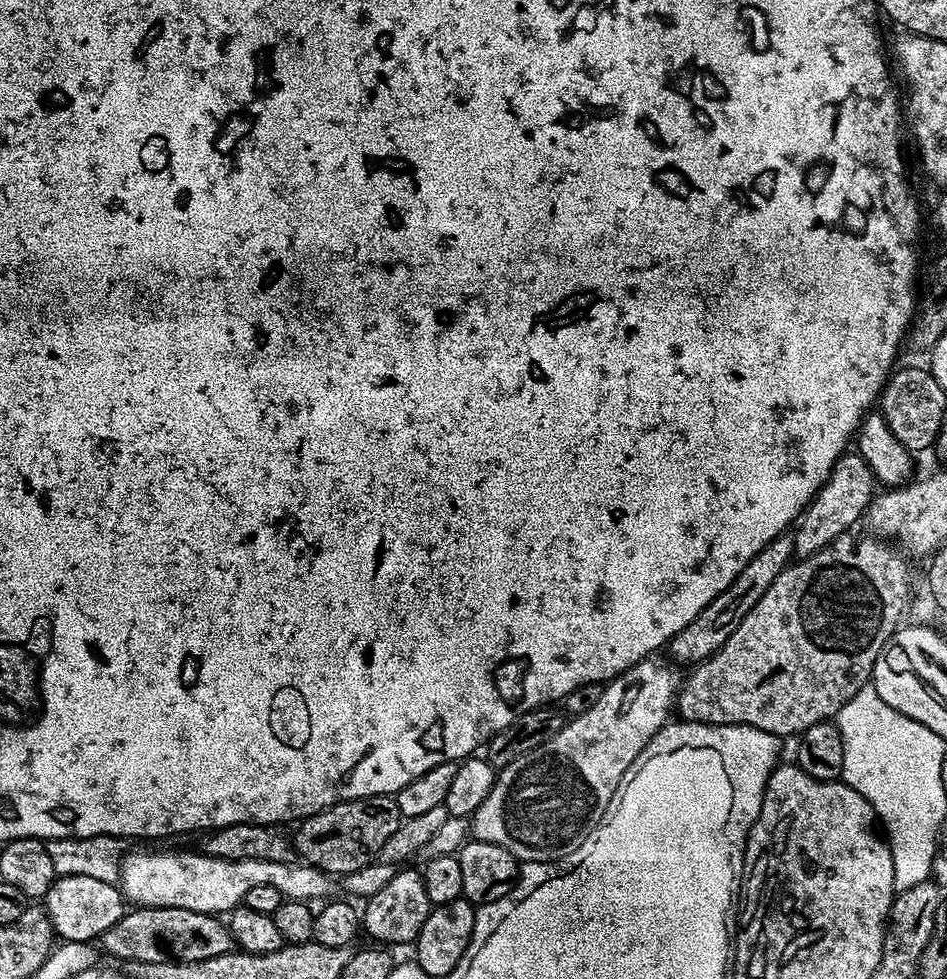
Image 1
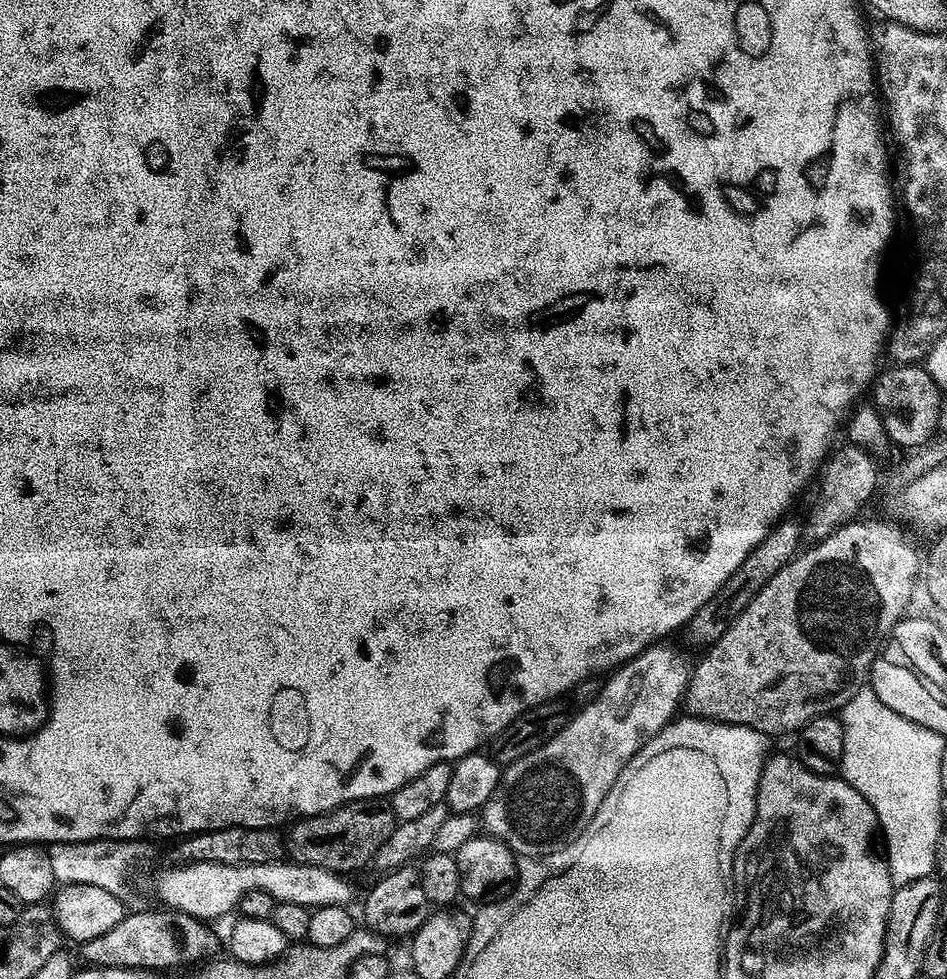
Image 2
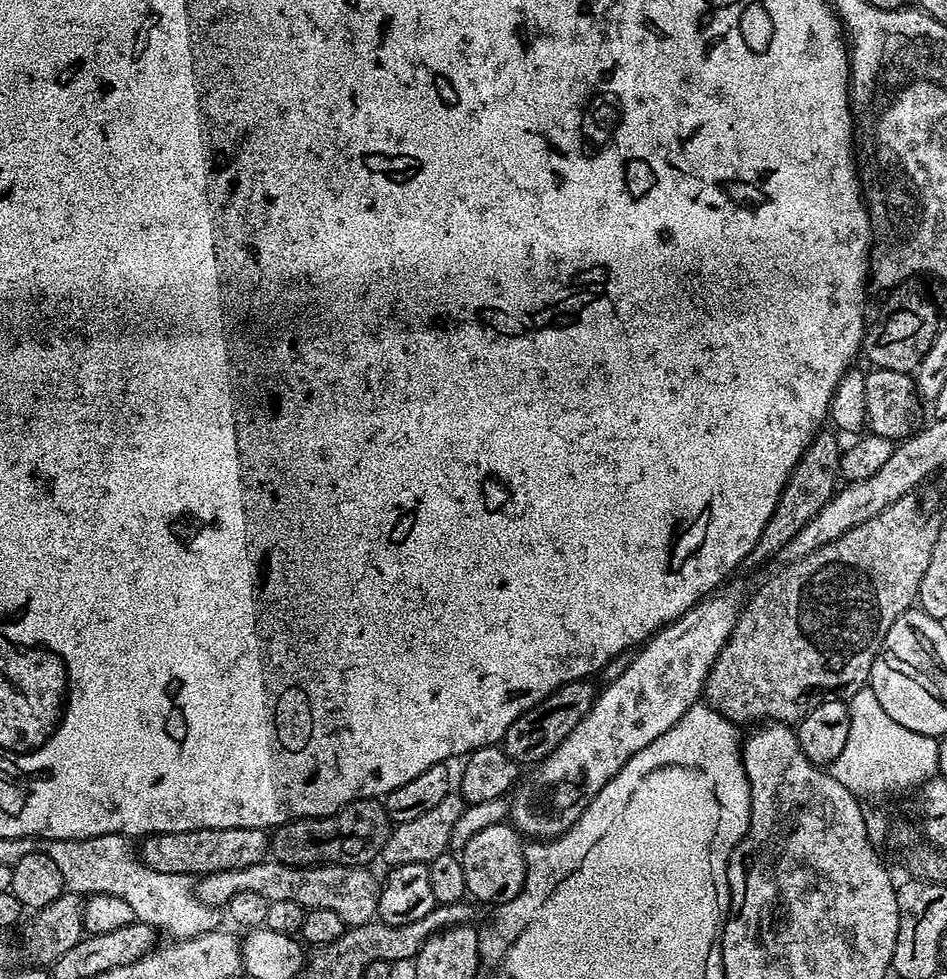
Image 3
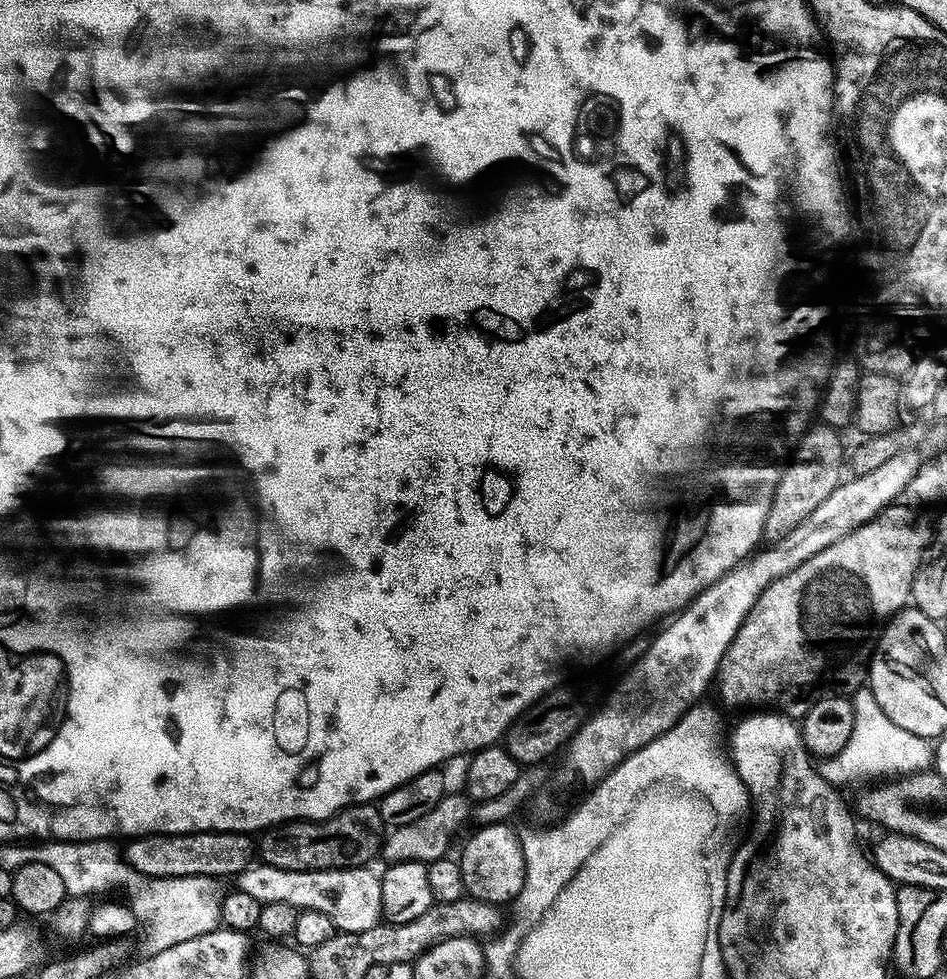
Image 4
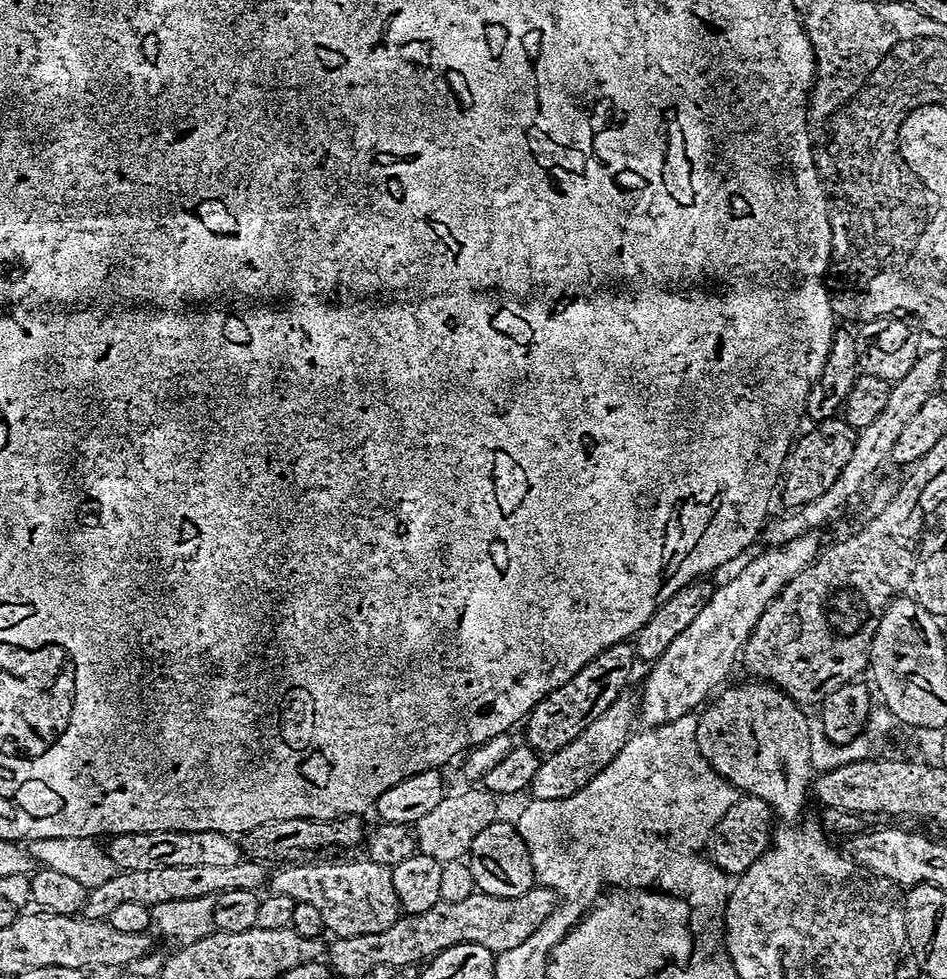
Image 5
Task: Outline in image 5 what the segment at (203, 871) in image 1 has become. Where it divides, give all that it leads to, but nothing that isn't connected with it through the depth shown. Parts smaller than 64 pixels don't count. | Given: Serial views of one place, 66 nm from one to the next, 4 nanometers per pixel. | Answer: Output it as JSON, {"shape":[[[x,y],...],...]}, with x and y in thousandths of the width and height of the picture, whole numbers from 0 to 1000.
{"shape":[[[381,876],[369,883],[317,883],[308,880],[296,885],[286,892],[287,911],[302,913],[315,923],[333,925],[340,934],[343,949],[352,957],[373,956],[374,954],[395,954],[408,950],[424,934],[420,913],[416,913],[414,888],[409,883],[396,883]]]}

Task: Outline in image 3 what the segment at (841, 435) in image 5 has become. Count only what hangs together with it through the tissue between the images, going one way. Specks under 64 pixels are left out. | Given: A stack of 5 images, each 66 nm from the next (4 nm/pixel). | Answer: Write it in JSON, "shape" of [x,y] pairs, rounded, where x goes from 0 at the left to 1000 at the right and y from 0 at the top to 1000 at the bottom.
{"shape":[[[867,440],[857,446],[855,456],[847,464],[847,468],[841,473],[836,486],[830,492],[826,505],[822,509],[822,517],[817,517],[817,525],[813,525],[813,533],[805,541],[800,554],[790,564],[789,575],[803,576],[806,572],[823,569],[824,563],[831,558],[862,526],[872,517],[884,502],[885,483],[887,480],[887,465],[889,454],[886,454],[876,442]]]}

